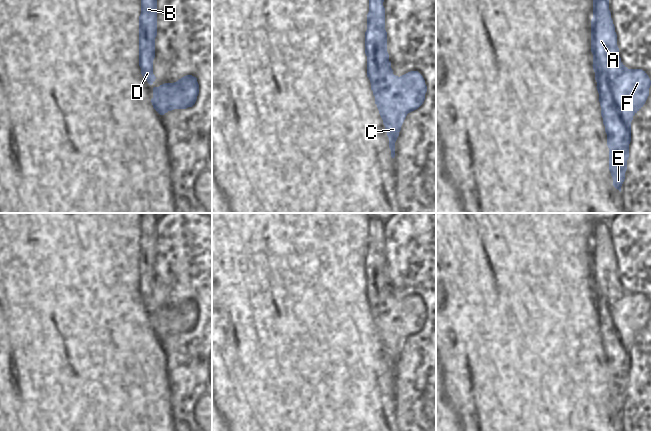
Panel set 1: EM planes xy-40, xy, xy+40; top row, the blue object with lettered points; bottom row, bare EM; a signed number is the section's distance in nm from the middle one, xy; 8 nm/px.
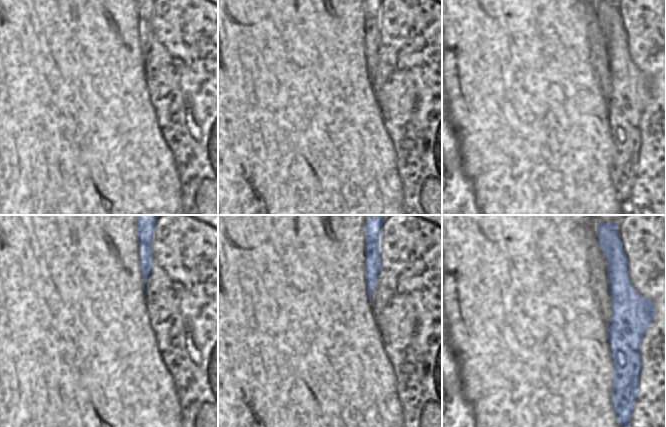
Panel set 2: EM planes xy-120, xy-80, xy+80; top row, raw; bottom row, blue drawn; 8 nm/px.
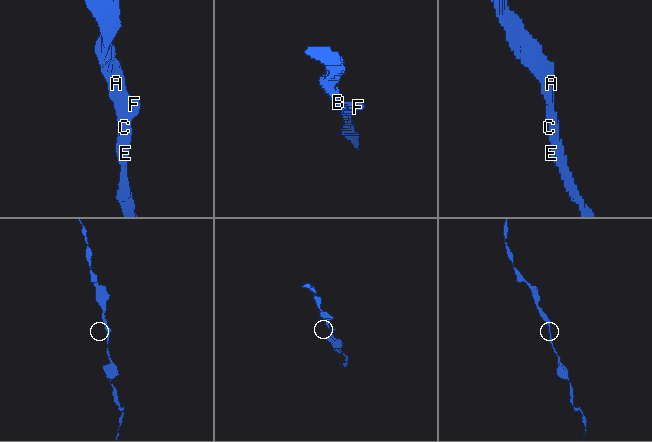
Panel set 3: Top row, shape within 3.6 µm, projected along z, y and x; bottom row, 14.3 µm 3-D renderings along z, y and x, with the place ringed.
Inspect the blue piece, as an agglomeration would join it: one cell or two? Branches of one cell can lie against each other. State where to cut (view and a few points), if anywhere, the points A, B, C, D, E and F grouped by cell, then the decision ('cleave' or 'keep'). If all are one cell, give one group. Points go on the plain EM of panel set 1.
no cut | A B C D E F | keep

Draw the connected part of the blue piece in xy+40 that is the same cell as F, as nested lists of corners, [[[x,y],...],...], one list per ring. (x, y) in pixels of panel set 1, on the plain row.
[[[593,221],[591,276],[607,358],[609,394],[613,410],[621,416],[629,382],[631,346],[649,320],[651,304],[642,293],[628,293],[621,286],[609,221]]]

